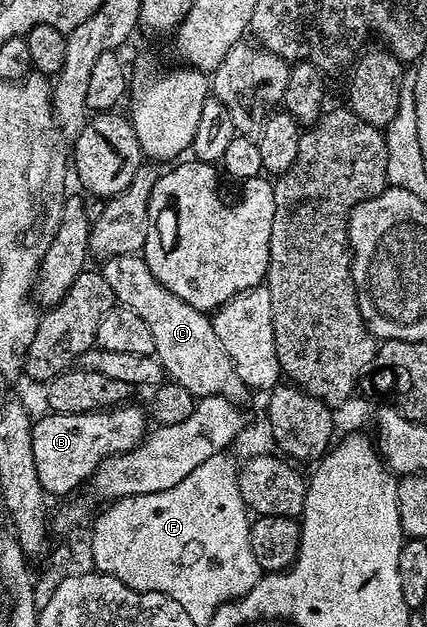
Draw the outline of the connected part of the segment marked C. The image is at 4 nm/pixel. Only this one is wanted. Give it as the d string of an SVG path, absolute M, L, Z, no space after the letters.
M140 253L111 256L100 265L99 272L107 284L111 284L114 299L135 312L135 316L143 316L143 324L151 328L151 337L155 339L153 354L161 361L161 366L172 381L183 384L183 388L190 390L198 399L211 394L229 396L234 393L233 389L238 389L235 368L223 344L219 344L213 319L206 311L191 308L191 304L179 300L175 292L163 288Z

